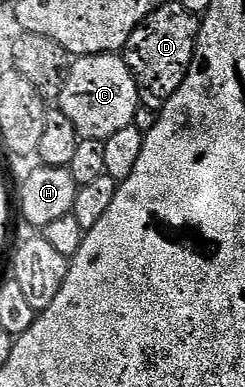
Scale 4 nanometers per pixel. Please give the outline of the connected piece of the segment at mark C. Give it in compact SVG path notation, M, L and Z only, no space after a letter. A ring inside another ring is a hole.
M83 54L70 63L66 82L56 95L61 117L74 125L79 139L99 138L105 140L116 136L120 128L135 125L140 99L138 85L125 57L112 54Z

